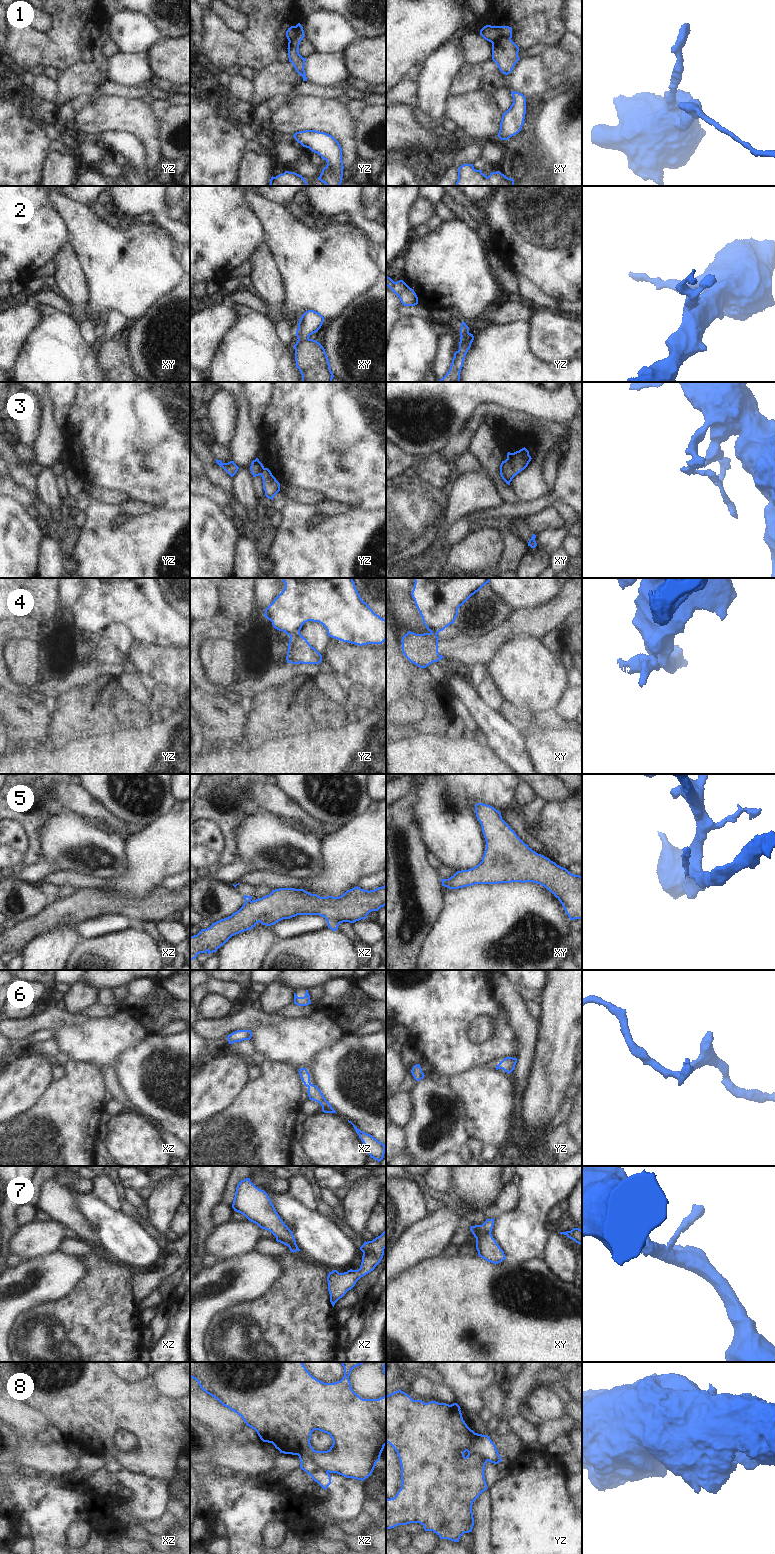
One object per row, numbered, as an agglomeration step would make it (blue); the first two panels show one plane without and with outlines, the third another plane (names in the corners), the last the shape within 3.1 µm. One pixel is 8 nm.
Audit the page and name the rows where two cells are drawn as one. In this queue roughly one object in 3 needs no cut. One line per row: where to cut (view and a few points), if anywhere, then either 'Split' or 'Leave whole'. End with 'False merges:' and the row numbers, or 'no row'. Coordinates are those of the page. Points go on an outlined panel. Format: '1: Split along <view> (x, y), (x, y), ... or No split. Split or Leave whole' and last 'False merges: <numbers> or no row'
1: Split along xy (510, 38), (498, 37), (491, 42). Split
2: Split along yz (469, 333), (464, 339), (460, 340). Split
3: Split along yz (264, 468), (260, 474). Split
4: Split along yz (299, 632), (290, 636). Split
5: Split along xz (245, 900), (250, 901). Split
6: No split. Leave whole
7: Split along xy (490, 1232), (474, 1235). Split
8: Split along yz (475, 1433), (470, 1451), (481, 1455), (487, 1460). Split
False merges: 1, 2, 3, 4, 5, 7, 8

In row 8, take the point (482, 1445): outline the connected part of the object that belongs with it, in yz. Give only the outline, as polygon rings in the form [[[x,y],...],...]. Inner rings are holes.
[[[476,1433],[470,1452],[482,1456],[484,1459],[494,1464],[498,1464],[502,1461],[495,1444],[488,1435]]]

